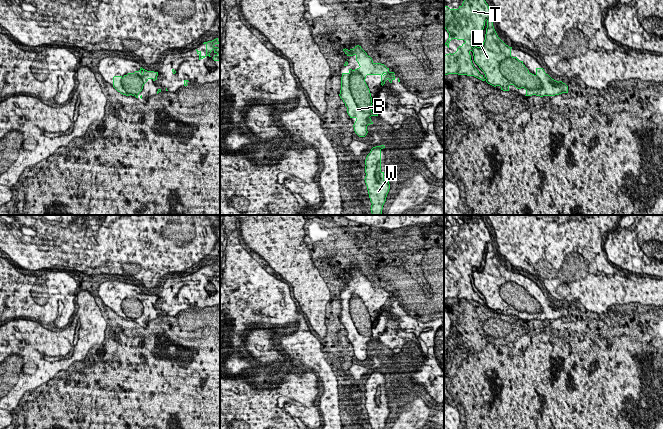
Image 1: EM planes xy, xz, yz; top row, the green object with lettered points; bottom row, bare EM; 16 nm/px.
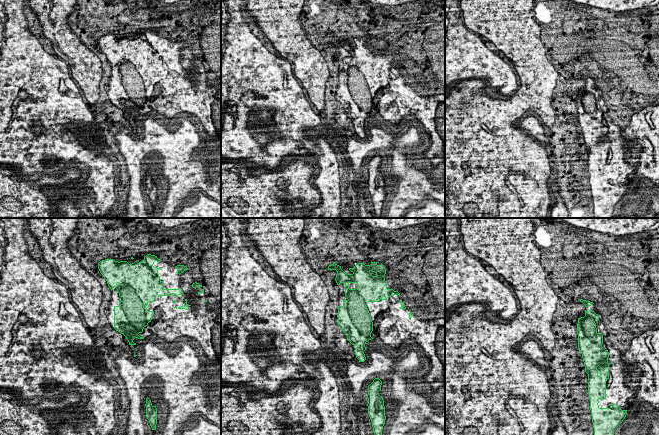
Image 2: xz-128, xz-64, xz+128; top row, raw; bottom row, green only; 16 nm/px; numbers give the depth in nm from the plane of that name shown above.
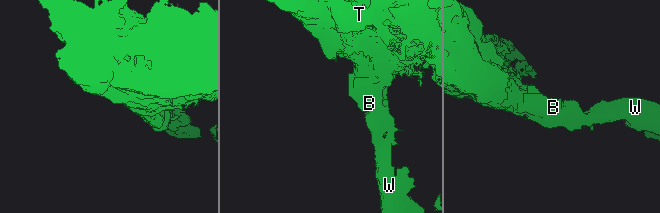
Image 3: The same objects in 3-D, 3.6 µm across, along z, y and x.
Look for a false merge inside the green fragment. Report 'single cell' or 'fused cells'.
single cell

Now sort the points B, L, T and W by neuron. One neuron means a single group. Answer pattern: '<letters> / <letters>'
B L T W

